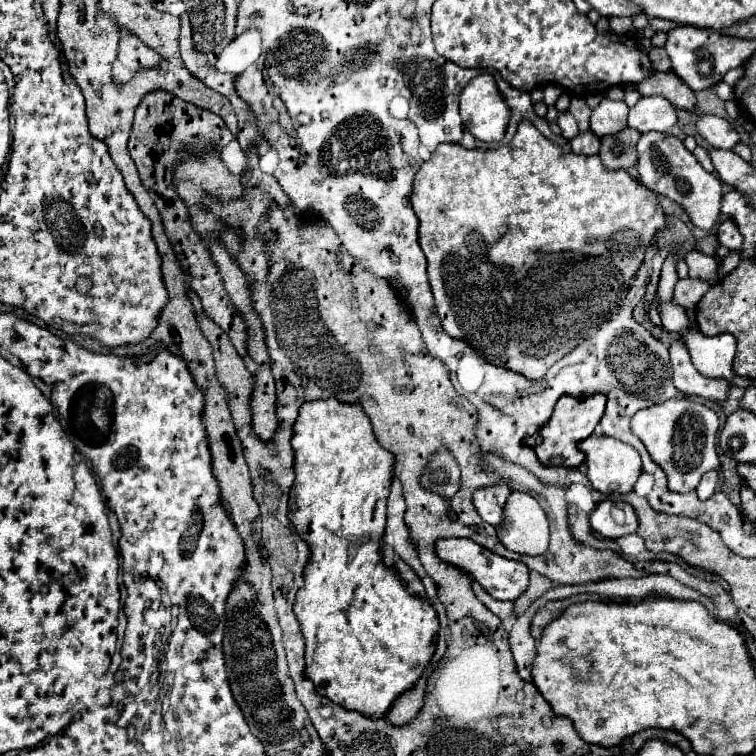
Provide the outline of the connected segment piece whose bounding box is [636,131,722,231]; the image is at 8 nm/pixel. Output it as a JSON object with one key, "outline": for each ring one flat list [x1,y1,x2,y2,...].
{"outline":[[644,133,636,145,638,151,638,181,658,195,664,195,676,203,680,203,694,225,700,229,712,229,716,225,716,219,720,215,720,199,722,199,722,181,716,179,712,173,708,173,684,147,684,143,666,133]]}

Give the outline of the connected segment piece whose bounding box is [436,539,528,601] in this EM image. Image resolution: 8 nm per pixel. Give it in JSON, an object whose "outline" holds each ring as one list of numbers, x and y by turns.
{"outline":[[440,539,436,543,436,553,446,563,454,563,456,567,466,569,474,577,474,581,478,581,484,591,498,601,516,601,528,587,528,567,522,561,500,557,470,539]]}

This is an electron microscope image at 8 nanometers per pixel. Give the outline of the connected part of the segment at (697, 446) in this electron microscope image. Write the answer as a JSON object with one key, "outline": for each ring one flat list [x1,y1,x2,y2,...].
{"outline":[[674,397,660,405,638,411,630,421,632,433,644,443,650,457,660,465,668,477,668,489,676,493,694,491,700,477,720,467,716,453,716,433,720,427,718,415,702,403,686,397]]}

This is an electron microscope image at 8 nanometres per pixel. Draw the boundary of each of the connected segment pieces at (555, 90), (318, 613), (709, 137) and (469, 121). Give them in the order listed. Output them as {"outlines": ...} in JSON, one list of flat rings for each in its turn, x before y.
{"outlines":[[[548,83,548,85,544,87,544,103,546,103,546,105,554,105,560,93,562,93,562,87,560,87,558,83]],[[334,399,314,401,314,403,308,401,300,407,300,415,294,423,294,435,290,439,290,445,294,451,294,475,296,475,292,489,290,489,290,499,288,499,288,503,290,503,290,525,308,543,308,549,310,549,310,559,304,567,304,585,298,589,296,603,294,603,294,615,300,623,300,631,302,631,302,637,306,641,306,675,314,683,316,691,320,695,328,697,332,703,336,703,348,711,358,711,362,715,384,717,388,707,392,705,392,701,402,691,410,689,416,683,416,679,420,677,422,669,426,667,426,663,430,661,430,657,434,653,434,637,438,633,438,615,436,615,434,607,430,603,426,605,422,599,410,595,404,589,398,575,384,565,384,559,380,555,382,535,384,535,384,527,386,527,386,497,388,497,388,487,392,481,394,455,380,447,380,443,374,437,370,419,366,419,366,413,360,405,348,405,348,403,340,403]],[[702,113,698,117,696,131,714,149,730,149,740,141,738,133,732,129,732,125,726,119,716,117,716,115,708,115,708,113]],[[482,73,462,91,460,115,464,127,476,139,490,143,502,141,512,111,500,95,496,79,490,73]]]}

